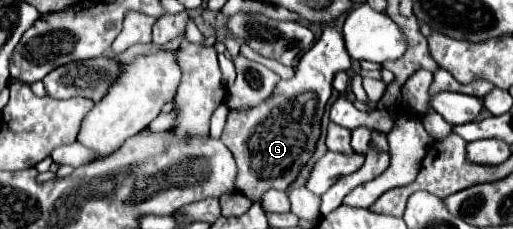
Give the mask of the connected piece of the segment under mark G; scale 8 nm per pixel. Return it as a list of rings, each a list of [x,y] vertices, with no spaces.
[[[326,26],[320,40],[300,58],[294,80],[280,80],[274,96],[248,112],[230,110],[222,142],[234,154],[238,164],[236,186],[240,194],[256,202],[270,188],[288,190],[300,168],[314,154],[332,80],[340,70],[350,70],[350,56],[346,52],[342,32],[334,26]]]

